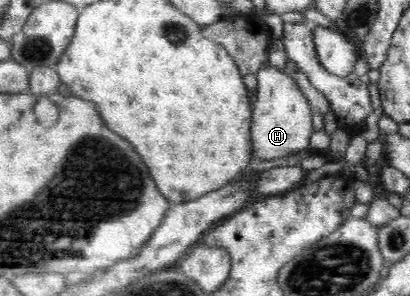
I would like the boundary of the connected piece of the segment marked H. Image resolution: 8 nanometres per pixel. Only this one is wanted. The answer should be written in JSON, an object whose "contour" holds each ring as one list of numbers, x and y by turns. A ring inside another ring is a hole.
{"contour":[[268,66,259,71,259,91,252,97,252,155,262,160,279,159,298,154,310,146,313,133,313,108,299,90,297,82,285,73]]}

